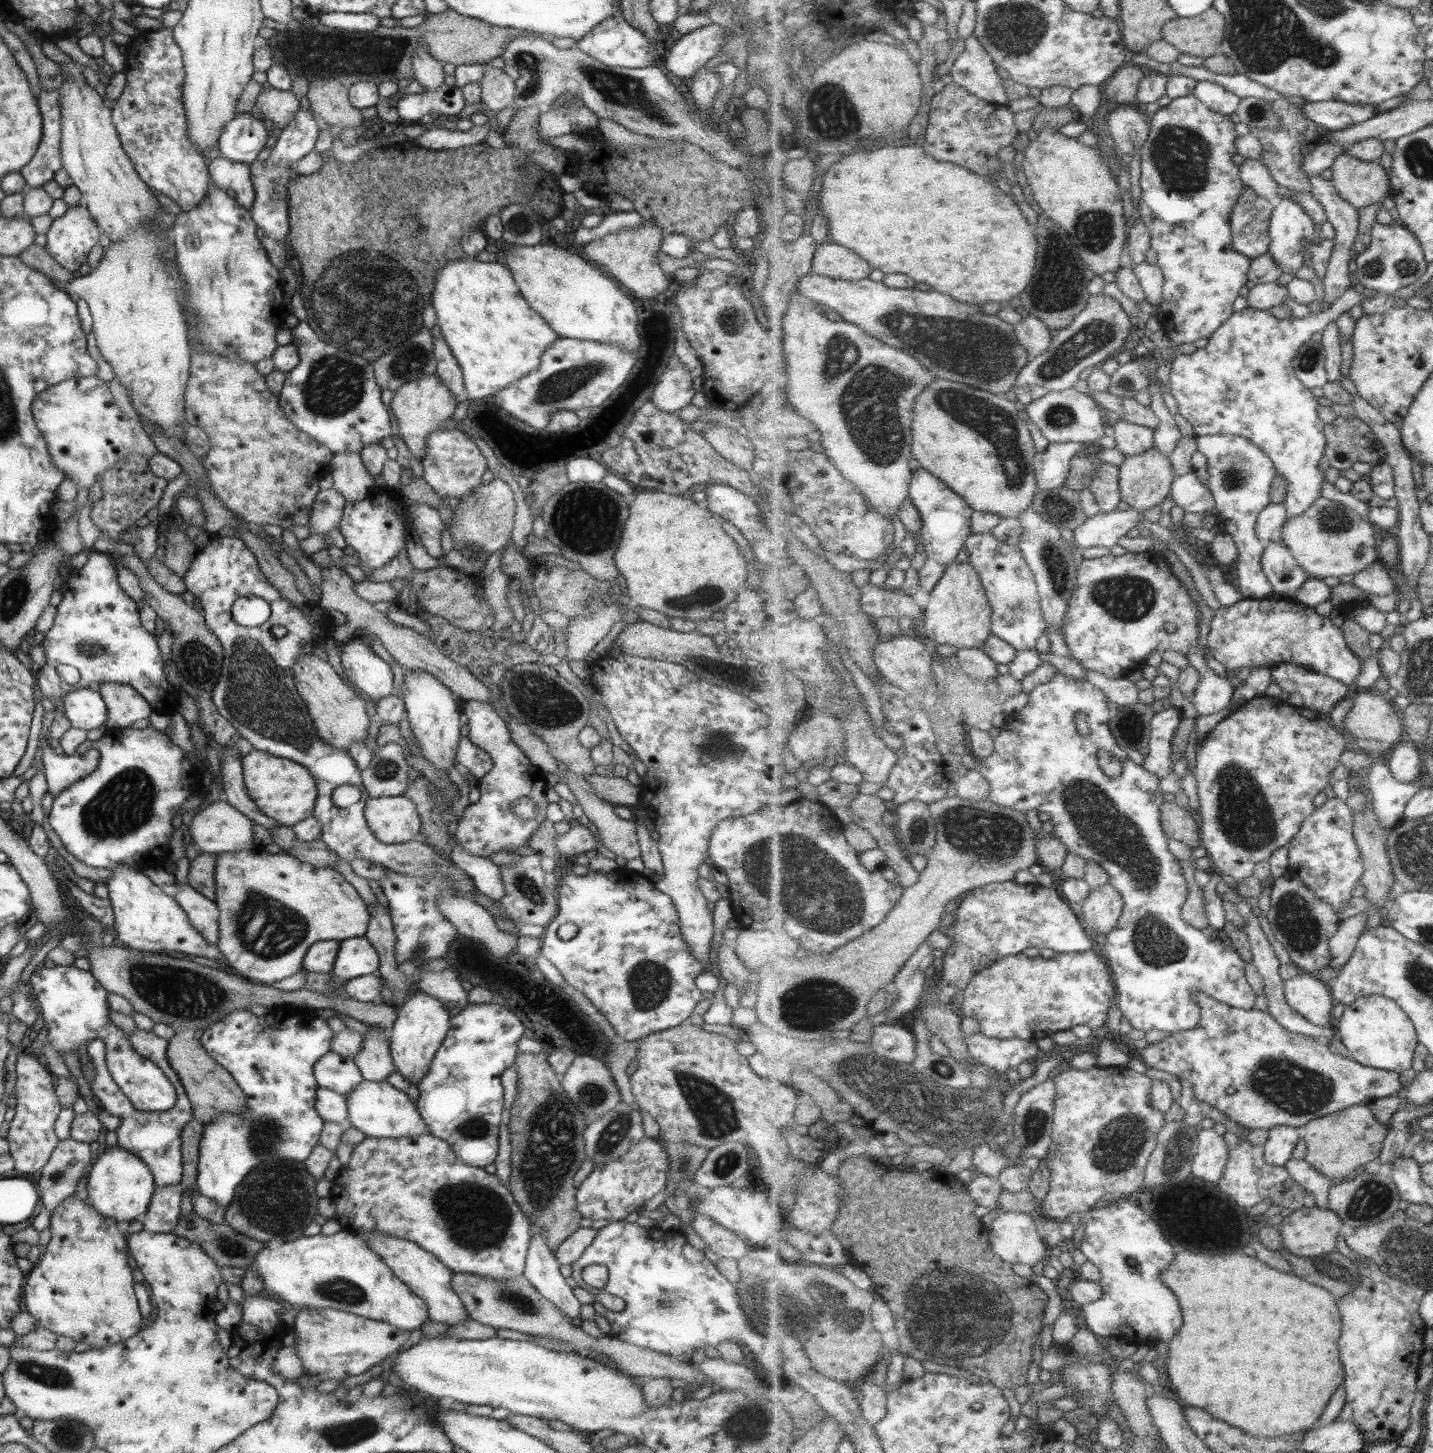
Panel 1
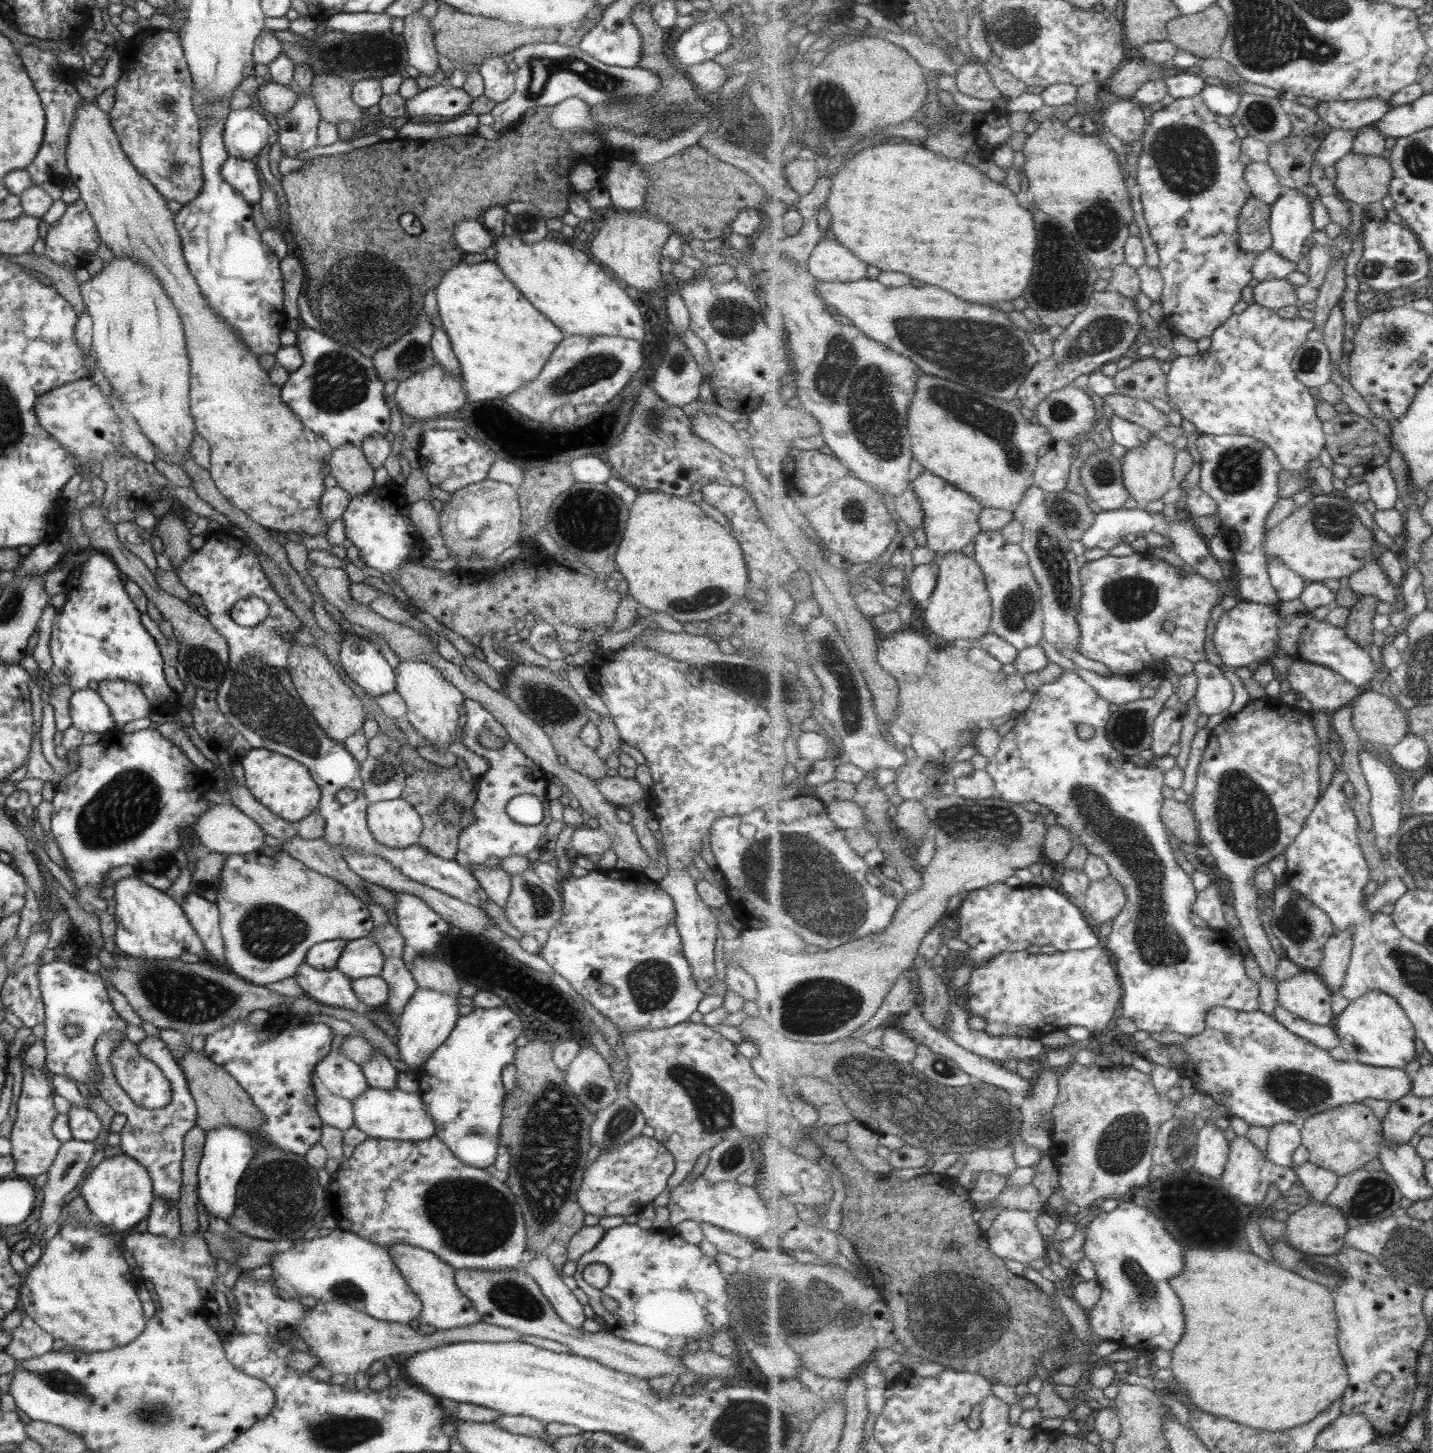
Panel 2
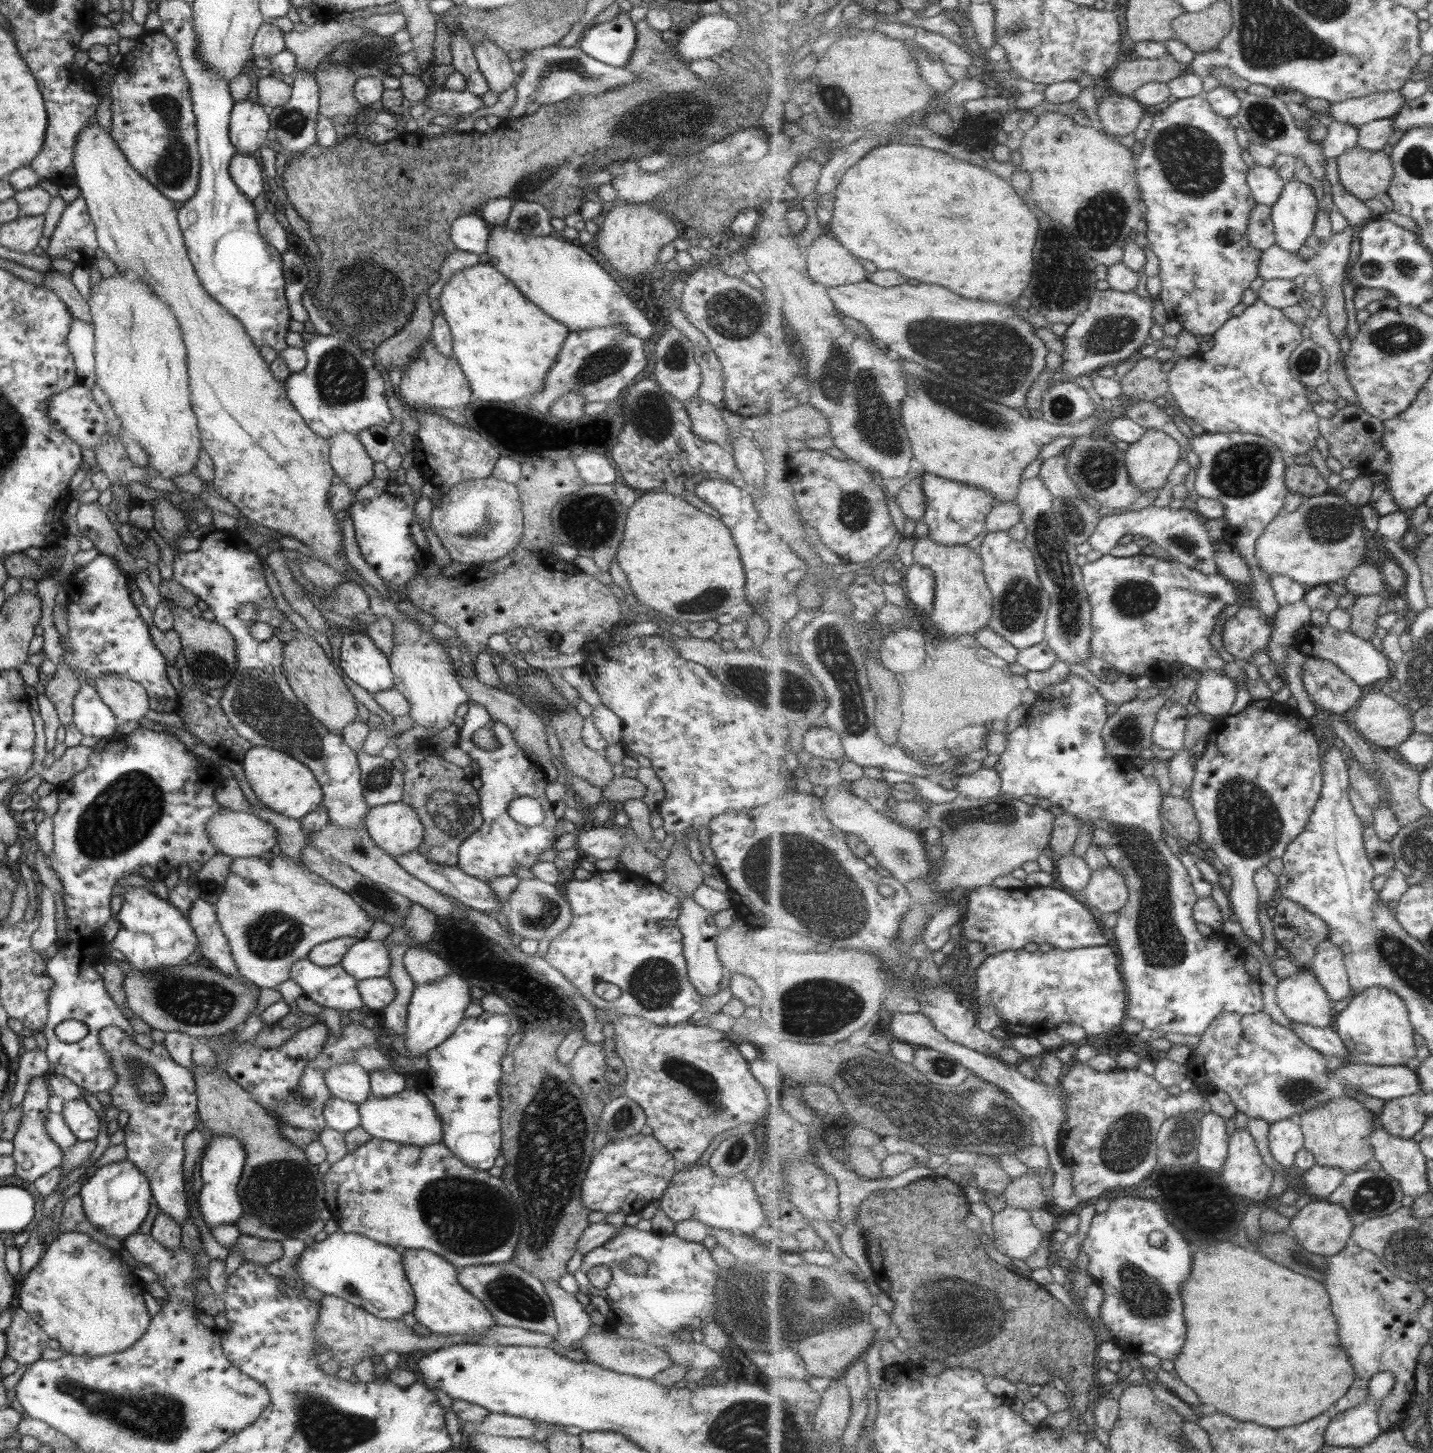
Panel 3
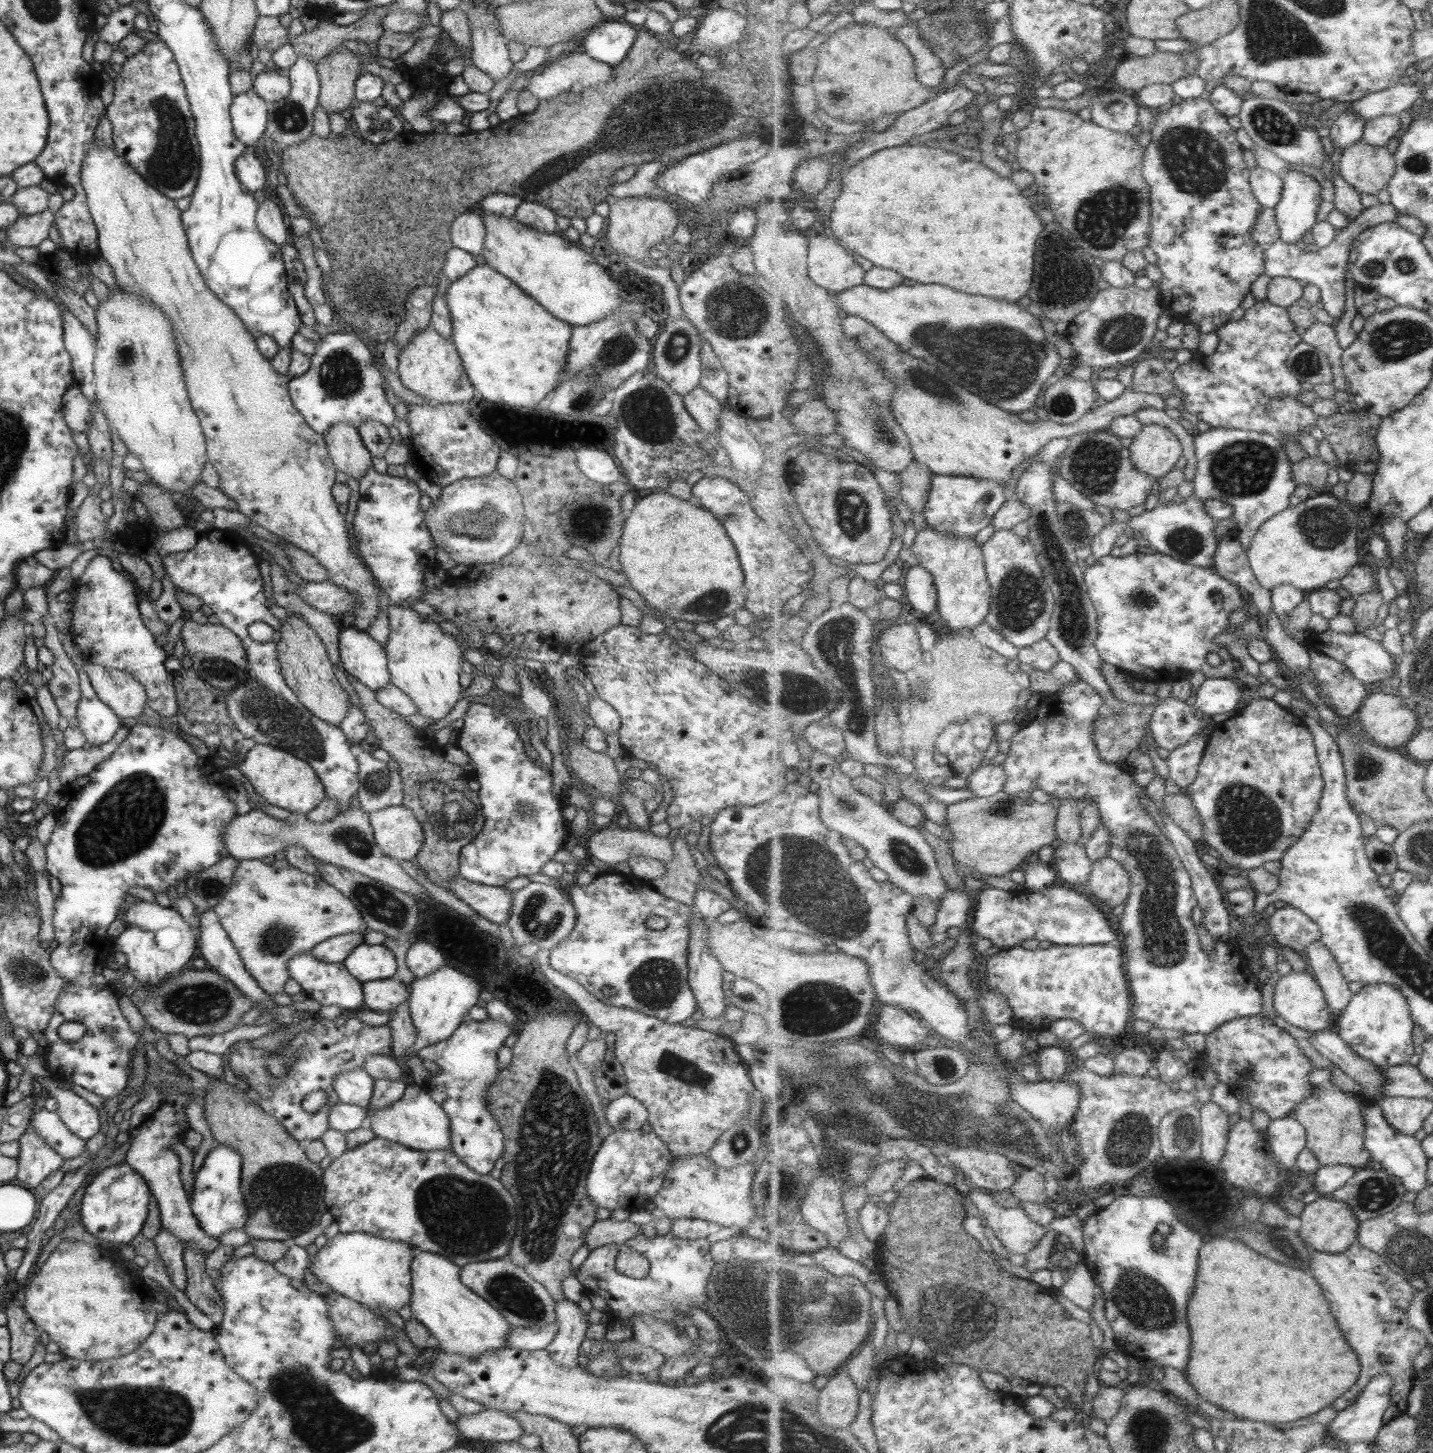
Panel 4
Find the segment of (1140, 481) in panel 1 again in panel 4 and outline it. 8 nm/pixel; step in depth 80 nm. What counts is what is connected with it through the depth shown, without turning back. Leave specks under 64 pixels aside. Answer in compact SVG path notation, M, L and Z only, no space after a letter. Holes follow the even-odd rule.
M1145 424L1128 447L1132 463L1160 482L1183 458L1183 446L1171 428L1161 424Z

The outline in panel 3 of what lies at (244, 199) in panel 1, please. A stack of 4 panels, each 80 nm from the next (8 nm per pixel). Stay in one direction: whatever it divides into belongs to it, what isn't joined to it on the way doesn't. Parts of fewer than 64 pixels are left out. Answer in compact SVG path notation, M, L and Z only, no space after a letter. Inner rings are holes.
M235 153L229 162L229 179L249 200L257 198L263 193L263 178L261 168L252 155Z

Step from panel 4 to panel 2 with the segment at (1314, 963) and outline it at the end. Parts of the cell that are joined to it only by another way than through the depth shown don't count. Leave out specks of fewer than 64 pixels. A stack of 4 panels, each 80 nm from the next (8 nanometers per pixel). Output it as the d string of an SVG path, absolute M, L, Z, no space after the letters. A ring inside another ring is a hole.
M1336 931L1324 946L1324 957L1315 971L1331 989L1332 993L1340 993L1345 986L1345 979L1350 967L1354 945L1353 931Z

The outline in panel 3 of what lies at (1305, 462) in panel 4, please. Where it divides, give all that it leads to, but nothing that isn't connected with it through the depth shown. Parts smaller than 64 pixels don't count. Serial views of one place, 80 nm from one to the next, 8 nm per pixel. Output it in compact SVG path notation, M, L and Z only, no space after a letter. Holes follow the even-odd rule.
M1289 464L1286 472L1286 483L1291 493L1298 492L1305 496L1319 496L1329 490L1327 479L1313 465Z

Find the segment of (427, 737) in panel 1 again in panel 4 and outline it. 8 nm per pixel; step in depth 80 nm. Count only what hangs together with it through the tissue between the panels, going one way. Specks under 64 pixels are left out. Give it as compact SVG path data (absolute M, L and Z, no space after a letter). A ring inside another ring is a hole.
M389 604L387 614L390 631L383 651L390 683L411 699L419 716L431 722L445 718L455 702L463 698L465 688L457 681L457 671L465 661L464 648L459 647L451 635L443 633L437 623L426 620L409 607Z

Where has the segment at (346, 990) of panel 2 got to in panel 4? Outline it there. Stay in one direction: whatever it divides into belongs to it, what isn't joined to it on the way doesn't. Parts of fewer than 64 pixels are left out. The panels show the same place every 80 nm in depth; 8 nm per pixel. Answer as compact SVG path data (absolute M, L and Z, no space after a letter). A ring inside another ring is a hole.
M301 952L286 964L289 979L295 980L302 989L302 993L309 999L317 1001L322 1006L336 1006L342 1011L355 1012L363 1004L363 990L361 982L347 971L343 963L327 964L315 960L310 952Z

